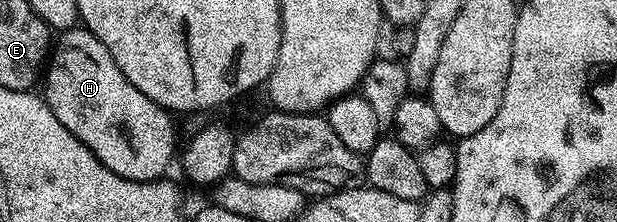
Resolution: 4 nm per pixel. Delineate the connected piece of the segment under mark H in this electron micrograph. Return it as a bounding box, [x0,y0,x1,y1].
[43,29,178,181]

